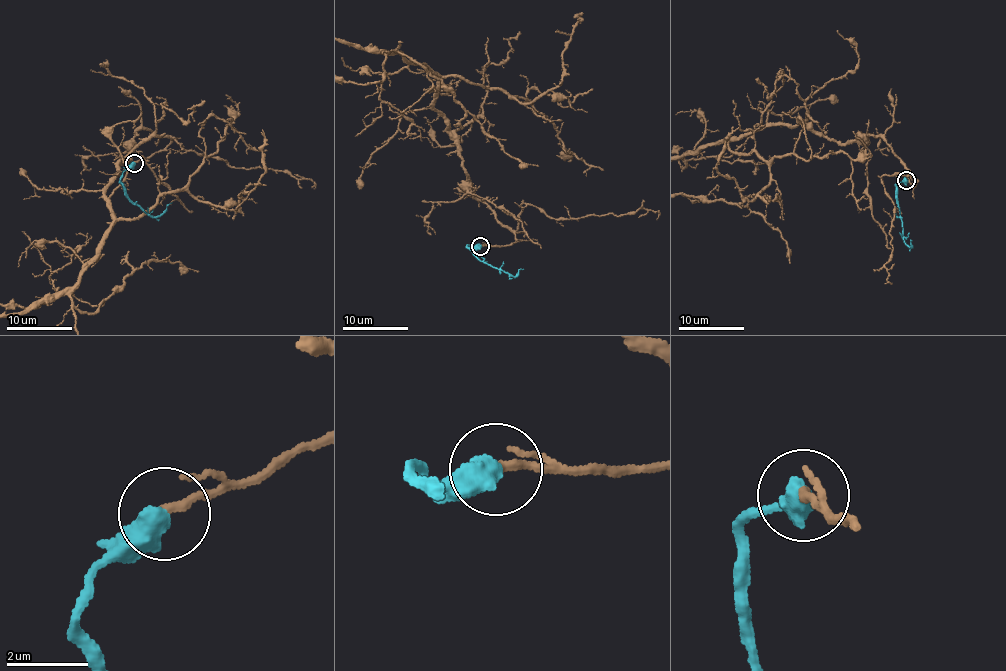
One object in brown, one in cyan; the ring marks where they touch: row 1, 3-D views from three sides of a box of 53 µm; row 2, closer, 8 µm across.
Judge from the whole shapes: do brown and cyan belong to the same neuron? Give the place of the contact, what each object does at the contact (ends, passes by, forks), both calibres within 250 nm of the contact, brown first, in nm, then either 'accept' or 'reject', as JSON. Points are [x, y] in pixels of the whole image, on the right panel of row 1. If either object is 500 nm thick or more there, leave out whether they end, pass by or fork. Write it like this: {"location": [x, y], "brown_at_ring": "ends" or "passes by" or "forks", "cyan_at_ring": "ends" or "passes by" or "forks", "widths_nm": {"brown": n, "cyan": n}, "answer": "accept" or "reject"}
{"location": [906, 180], "widths_nm": {"brown": 200, "cyan": 600}, "answer": "accept"}

